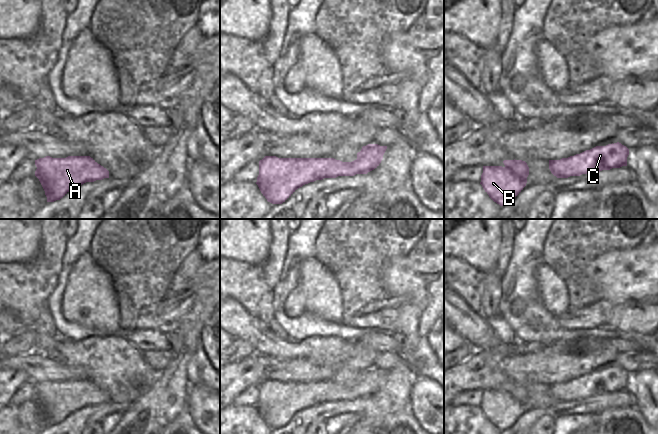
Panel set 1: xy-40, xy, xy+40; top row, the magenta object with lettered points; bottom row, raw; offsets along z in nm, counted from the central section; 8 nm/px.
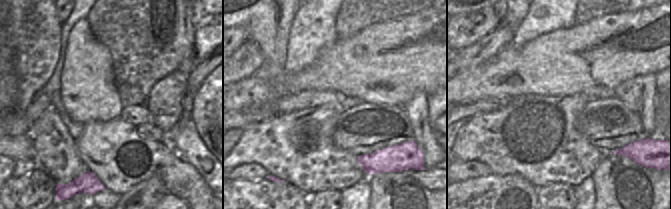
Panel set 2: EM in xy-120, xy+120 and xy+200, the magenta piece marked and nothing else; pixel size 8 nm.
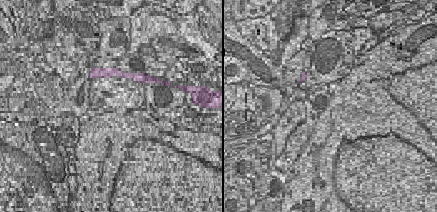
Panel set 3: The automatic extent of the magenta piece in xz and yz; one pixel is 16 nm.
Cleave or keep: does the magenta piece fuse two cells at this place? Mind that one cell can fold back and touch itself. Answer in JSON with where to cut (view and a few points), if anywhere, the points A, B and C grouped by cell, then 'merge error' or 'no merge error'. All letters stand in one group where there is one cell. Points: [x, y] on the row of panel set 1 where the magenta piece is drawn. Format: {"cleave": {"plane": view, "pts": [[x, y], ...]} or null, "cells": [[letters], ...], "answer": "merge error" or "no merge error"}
{"cleave": null, "cells": [["A", "B", "C"]], "answer": "no merge error"}

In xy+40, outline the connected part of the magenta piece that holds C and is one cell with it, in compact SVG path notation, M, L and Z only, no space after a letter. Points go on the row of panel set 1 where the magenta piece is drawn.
M617 142L606 146L596 146L568 158L549 160L549 169L557 178L592 174L627 166L628 155L629 149Z

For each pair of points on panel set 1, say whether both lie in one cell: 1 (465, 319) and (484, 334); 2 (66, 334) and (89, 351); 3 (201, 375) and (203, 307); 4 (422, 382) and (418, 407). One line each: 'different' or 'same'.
1: same
2: different
3: different
4: same

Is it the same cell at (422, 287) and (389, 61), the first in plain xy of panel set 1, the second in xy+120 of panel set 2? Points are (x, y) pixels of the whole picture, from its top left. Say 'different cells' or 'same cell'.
same cell

